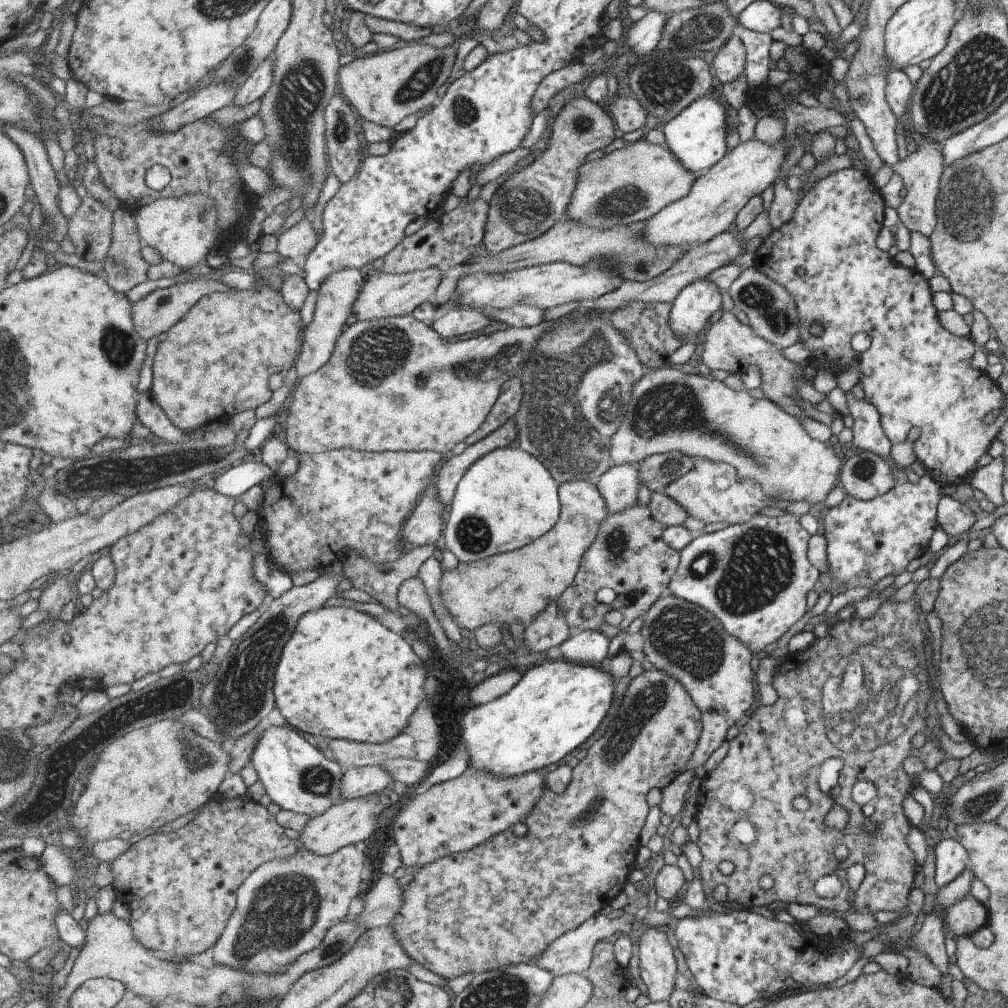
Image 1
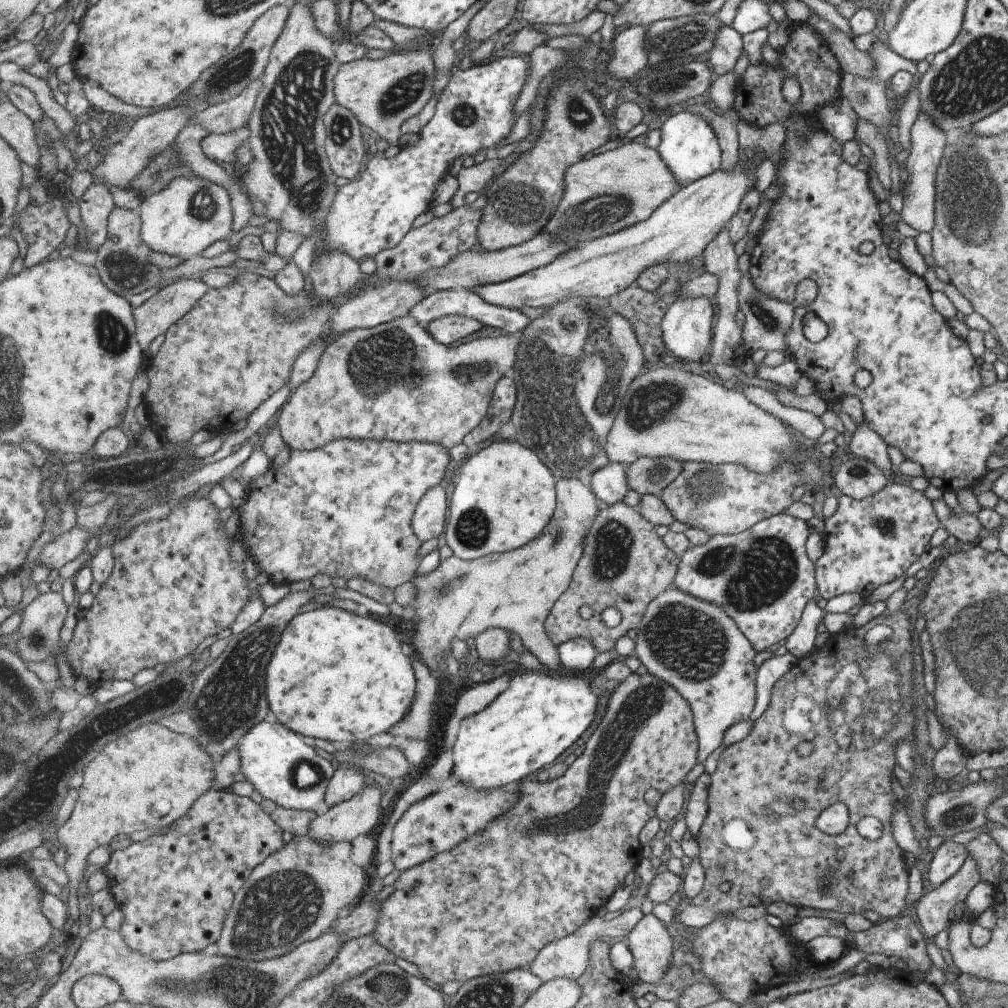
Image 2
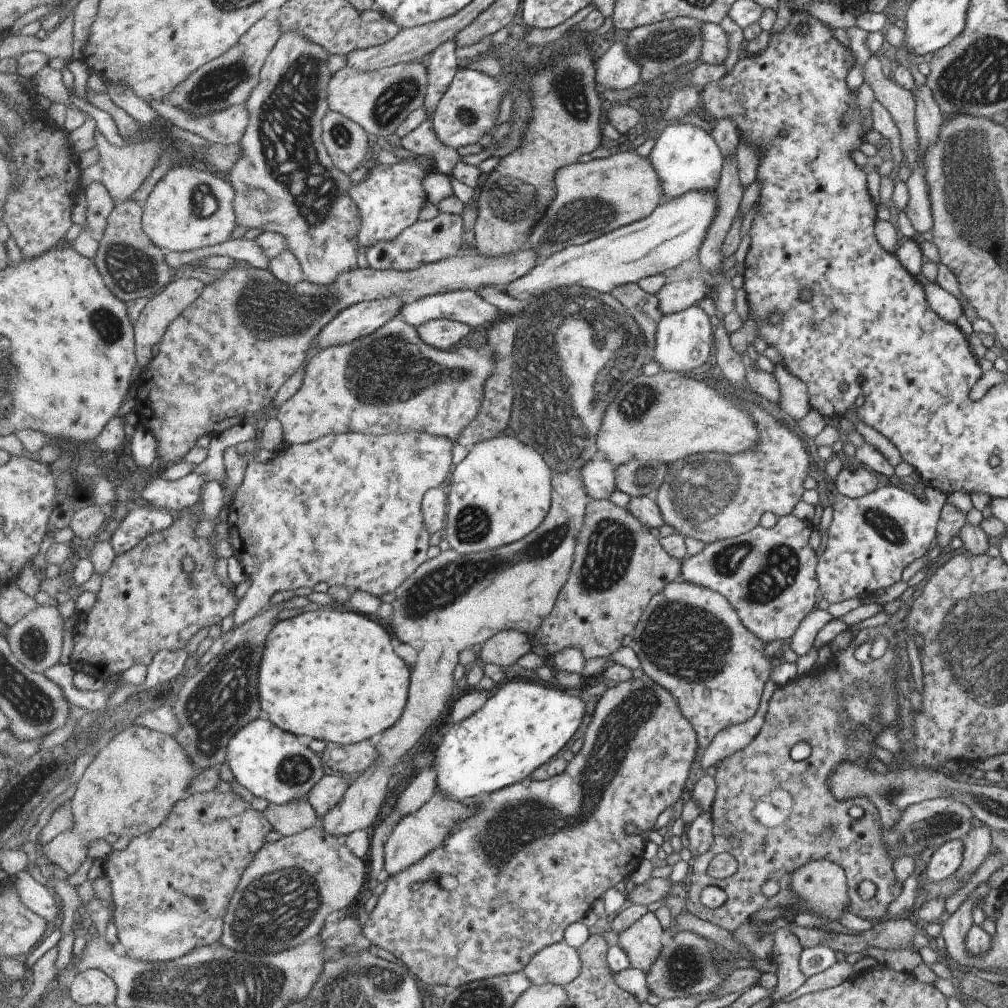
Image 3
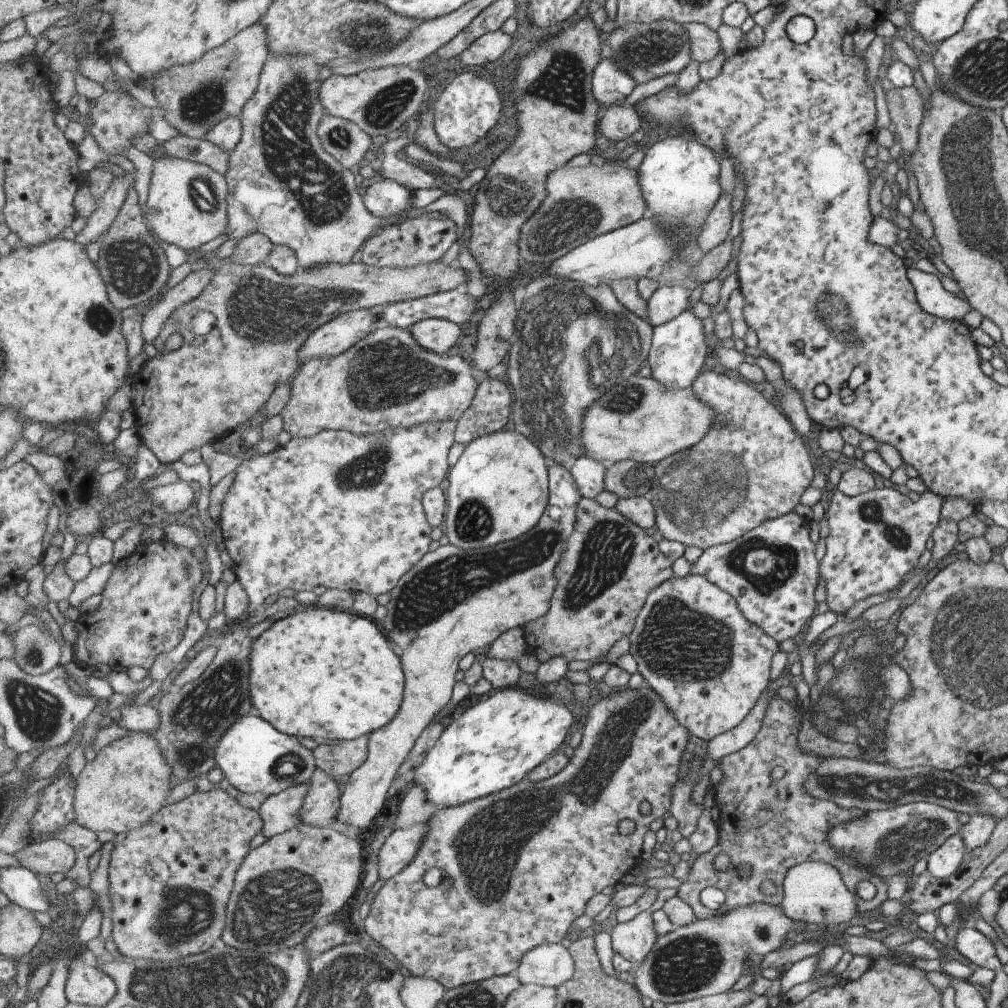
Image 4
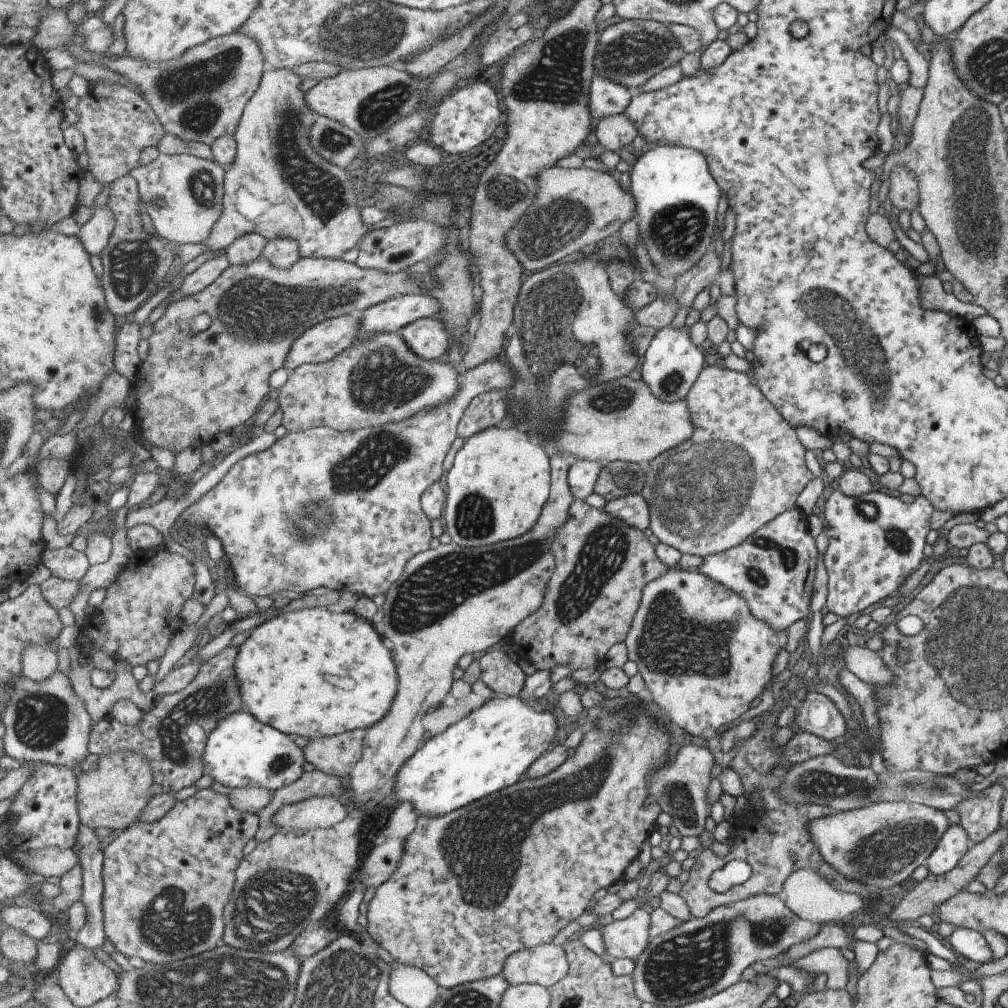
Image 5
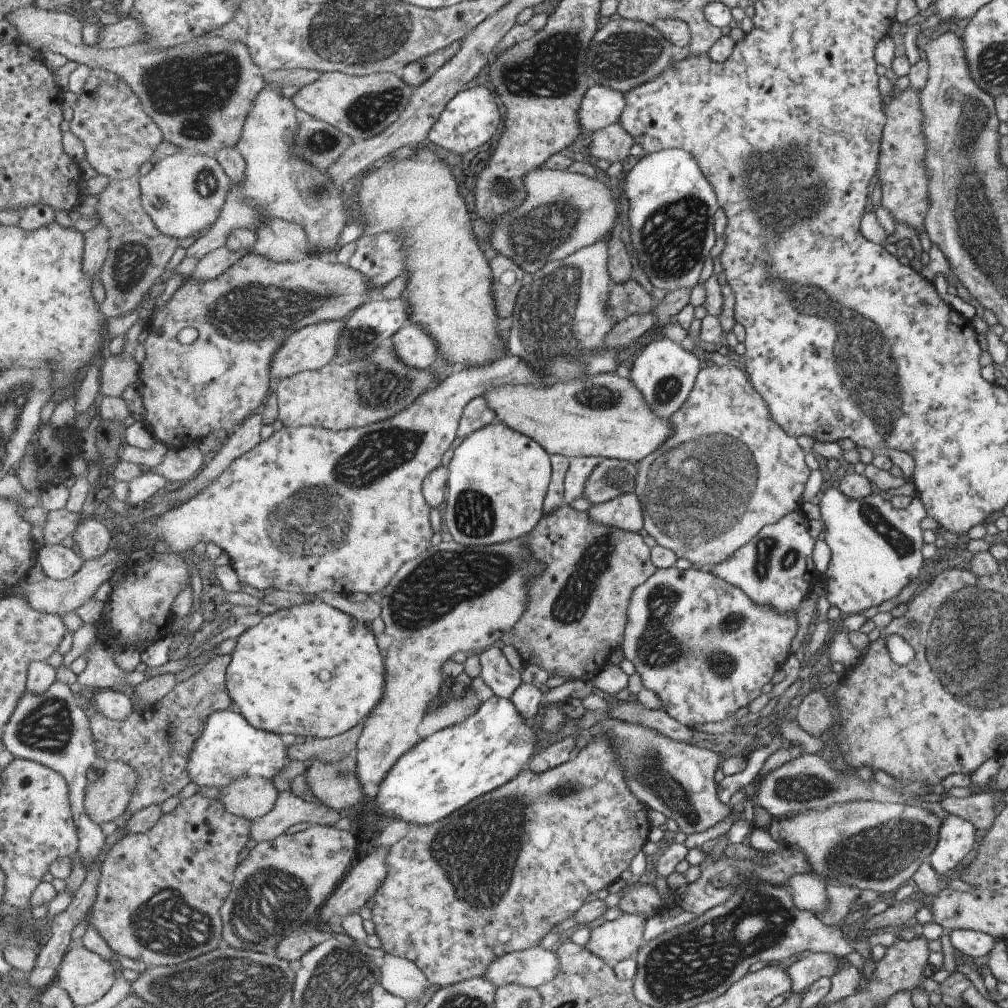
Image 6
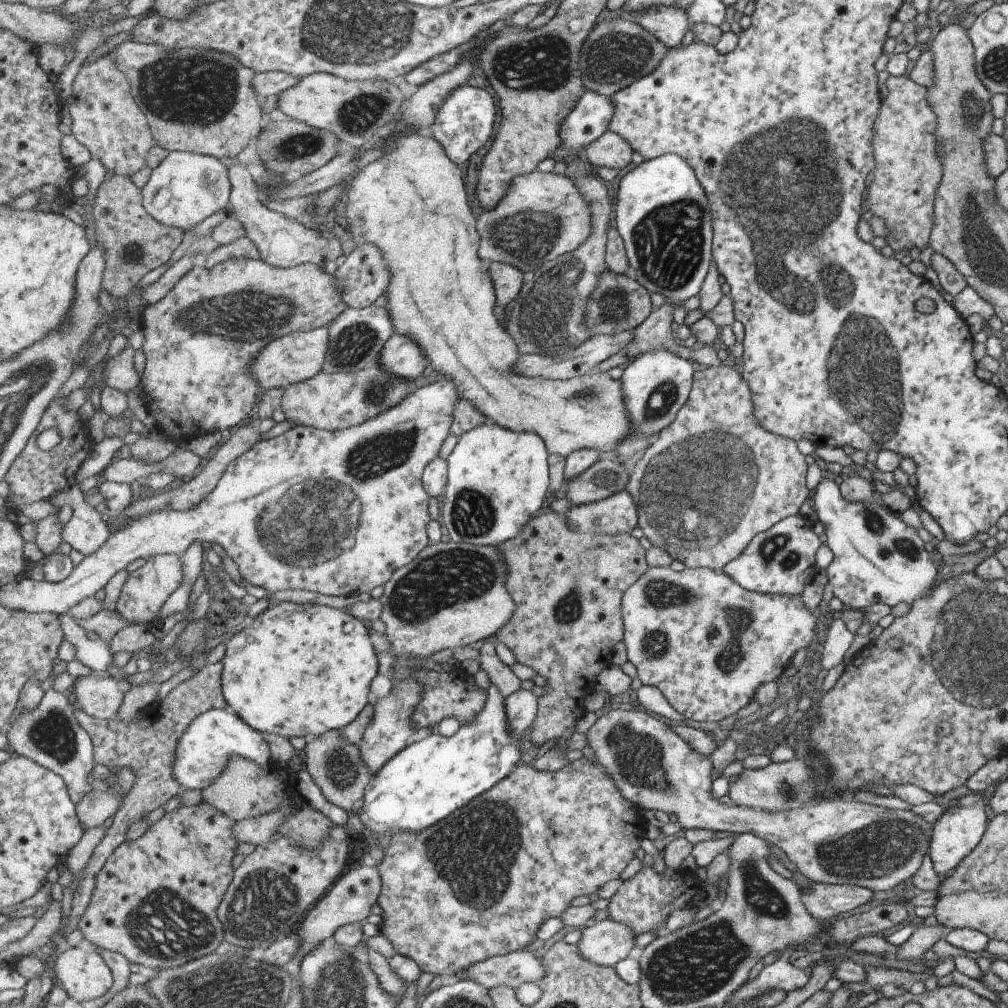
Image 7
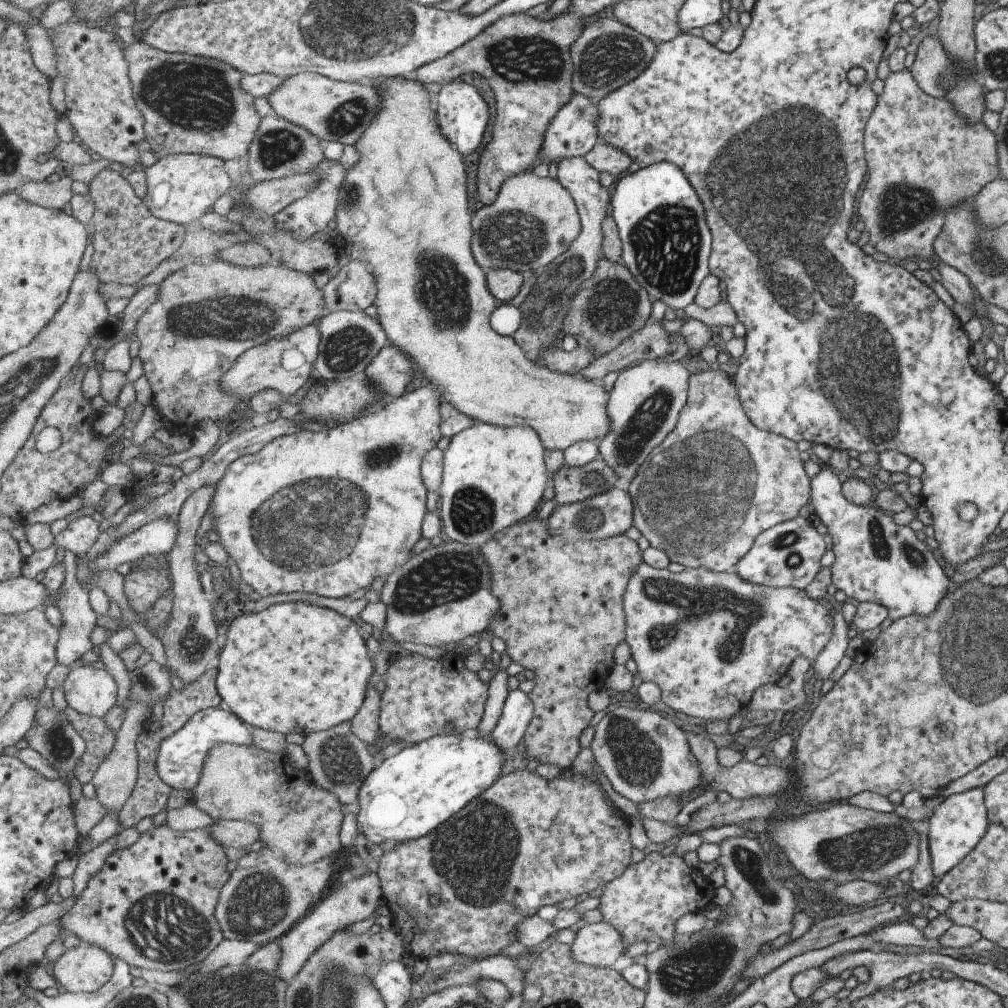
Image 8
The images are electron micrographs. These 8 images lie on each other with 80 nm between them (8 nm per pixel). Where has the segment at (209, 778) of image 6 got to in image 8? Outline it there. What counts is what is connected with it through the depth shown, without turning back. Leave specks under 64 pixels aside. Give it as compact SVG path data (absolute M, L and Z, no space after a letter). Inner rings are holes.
M211 707L202 710L194 714L194 717L188 720L182 729L161 741L156 758L157 772L169 787L192 791L200 783L204 764L211 755L212 748L220 746L221 743L237 743L255 747L249 724L242 721L241 717L238 717L228 707Z

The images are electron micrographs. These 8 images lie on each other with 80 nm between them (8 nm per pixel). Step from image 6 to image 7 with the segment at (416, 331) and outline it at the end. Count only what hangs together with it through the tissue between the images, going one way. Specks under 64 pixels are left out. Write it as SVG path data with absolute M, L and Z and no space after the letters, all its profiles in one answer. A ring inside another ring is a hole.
M395 333L388 341L384 344L380 358L378 359L378 364L388 373L400 377L405 381L414 381L423 376L425 372L425 367L430 364L428 358L424 355L422 348L412 341L409 337L405 335L400 335Z

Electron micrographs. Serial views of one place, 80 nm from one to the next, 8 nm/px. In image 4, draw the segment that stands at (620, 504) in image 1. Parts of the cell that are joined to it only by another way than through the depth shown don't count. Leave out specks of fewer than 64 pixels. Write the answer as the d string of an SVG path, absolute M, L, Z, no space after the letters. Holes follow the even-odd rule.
M581 455L572 465L571 472L581 498L593 499L603 488L606 464Z

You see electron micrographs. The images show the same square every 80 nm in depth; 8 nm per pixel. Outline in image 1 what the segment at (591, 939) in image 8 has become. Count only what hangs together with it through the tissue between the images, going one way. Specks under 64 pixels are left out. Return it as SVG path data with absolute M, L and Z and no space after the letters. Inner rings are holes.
M654 926L638 931L634 945L639 976L647 987L646 996L651 1003L667 1000L675 982L674 946L670 946L665 933Z

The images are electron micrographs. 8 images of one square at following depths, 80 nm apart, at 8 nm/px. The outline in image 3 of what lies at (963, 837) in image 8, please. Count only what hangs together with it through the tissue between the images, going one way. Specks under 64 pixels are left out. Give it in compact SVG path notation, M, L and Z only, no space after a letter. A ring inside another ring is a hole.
M953 839L939 845L926 862L925 874L929 881L944 881L959 868L962 861L962 841Z

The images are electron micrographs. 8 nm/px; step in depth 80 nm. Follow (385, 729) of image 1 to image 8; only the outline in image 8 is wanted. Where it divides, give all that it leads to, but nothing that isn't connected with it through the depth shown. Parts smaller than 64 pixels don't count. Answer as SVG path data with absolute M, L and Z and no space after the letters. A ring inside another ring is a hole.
M279 603L278 605L271 605L268 609L262 612L250 612L241 615L233 620L226 633L226 643L220 652L219 665L218 665L218 689L221 693L224 706L233 711L242 721L245 721L249 726L261 727L266 731L273 731L281 734L307 734L309 732L324 731L338 724L341 724L349 719L353 720L357 711L364 704L365 698L368 694L368 684L375 664L369 658L369 650L365 640L361 638L355 622L349 617L342 616L335 610L309 604L302 603Z

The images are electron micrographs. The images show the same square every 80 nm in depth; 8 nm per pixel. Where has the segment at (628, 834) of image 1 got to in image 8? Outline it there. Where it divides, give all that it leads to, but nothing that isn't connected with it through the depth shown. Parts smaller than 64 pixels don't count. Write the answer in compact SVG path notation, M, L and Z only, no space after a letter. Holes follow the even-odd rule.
M574 769L565 770L558 779L552 781L545 780L537 771L535 774L531 774L531 772L522 770L502 776L483 795L478 796L463 811L449 819L444 826L437 827L436 831L420 839L394 844L386 849L378 865L377 873L382 882L383 898L391 912L394 913L393 927L397 929L400 937L404 940L405 952L414 952L417 958L424 959L433 958L442 952L494 957L497 952L501 952L503 948L515 942L515 928L527 916L539 912L547 904L555 906L561 900L575 898L579 894L589 894L597 886L609 883L623 874L629 864L629 850L631 850L629 836L627 836L627 824L621 815L618 816L611 812L596 785L574 773Z

